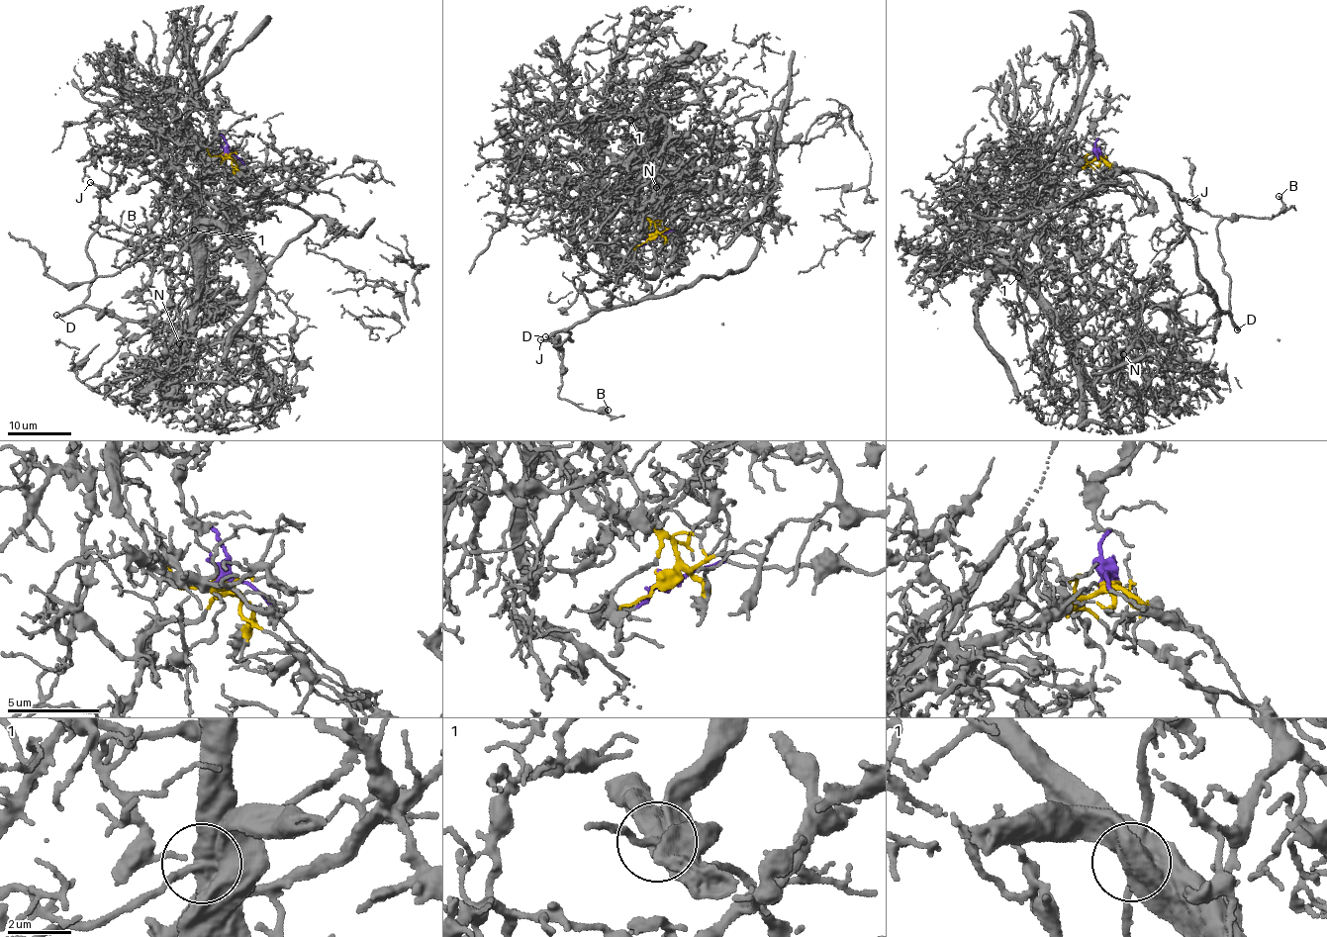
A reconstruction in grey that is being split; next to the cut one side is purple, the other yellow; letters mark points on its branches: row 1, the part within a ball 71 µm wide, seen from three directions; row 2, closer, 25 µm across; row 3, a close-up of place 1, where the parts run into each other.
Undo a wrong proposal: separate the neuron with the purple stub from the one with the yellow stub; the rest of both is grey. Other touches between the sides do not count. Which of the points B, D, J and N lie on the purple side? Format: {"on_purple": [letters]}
{"on_purple": ["B", "D", "J"]}

